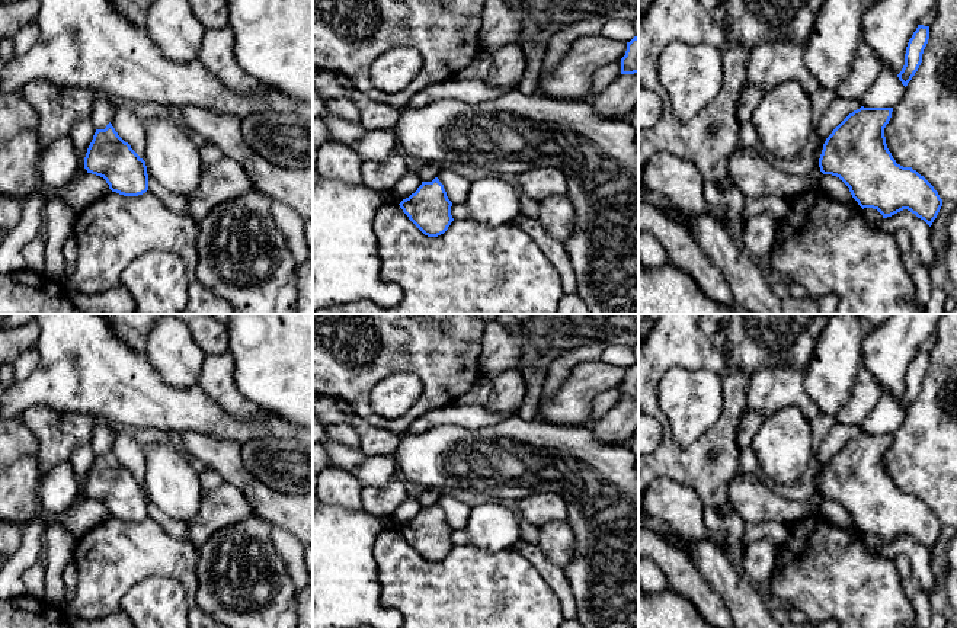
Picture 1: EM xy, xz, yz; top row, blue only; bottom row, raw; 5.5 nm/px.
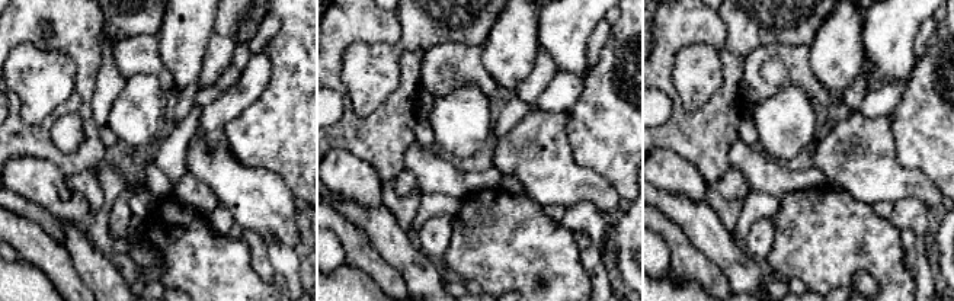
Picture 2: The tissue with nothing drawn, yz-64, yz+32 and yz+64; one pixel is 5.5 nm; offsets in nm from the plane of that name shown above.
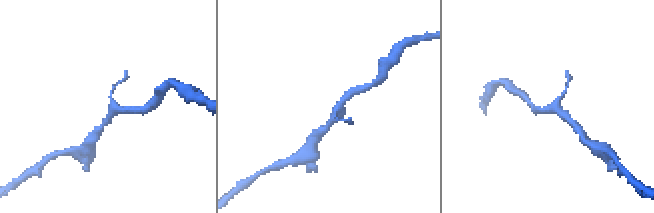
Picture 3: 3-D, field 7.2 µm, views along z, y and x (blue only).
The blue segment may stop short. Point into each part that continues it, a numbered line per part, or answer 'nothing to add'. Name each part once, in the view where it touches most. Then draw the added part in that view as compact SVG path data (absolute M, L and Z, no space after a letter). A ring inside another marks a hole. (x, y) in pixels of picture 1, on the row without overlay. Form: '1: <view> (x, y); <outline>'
nothing to add

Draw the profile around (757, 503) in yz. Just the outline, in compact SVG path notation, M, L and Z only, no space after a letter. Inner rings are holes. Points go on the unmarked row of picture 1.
M826 462L819 464L814 475L814 493L803 502L788 500L766 486L756 483L750 475L736 475L729 486L729 502L748 523L777 522L787 526L797 520L817 515L822 504L819 484Z

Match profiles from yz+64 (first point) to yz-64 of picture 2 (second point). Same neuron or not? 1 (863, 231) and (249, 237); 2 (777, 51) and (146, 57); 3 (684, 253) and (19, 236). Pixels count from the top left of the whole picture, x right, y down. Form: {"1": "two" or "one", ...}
{"1": "two", "2": "one", "3": "one"}

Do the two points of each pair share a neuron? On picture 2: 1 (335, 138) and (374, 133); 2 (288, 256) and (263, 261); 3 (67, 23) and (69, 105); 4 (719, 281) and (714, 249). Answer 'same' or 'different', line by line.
1: same
2: different
3: same
4: different

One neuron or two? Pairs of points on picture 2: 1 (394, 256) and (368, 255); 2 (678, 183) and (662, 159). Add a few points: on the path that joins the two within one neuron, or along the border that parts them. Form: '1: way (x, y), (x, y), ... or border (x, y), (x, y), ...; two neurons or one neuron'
1: border (358, 229), (403, 279); two neurons
2: way (675, 178), (662, 165); one neuron

